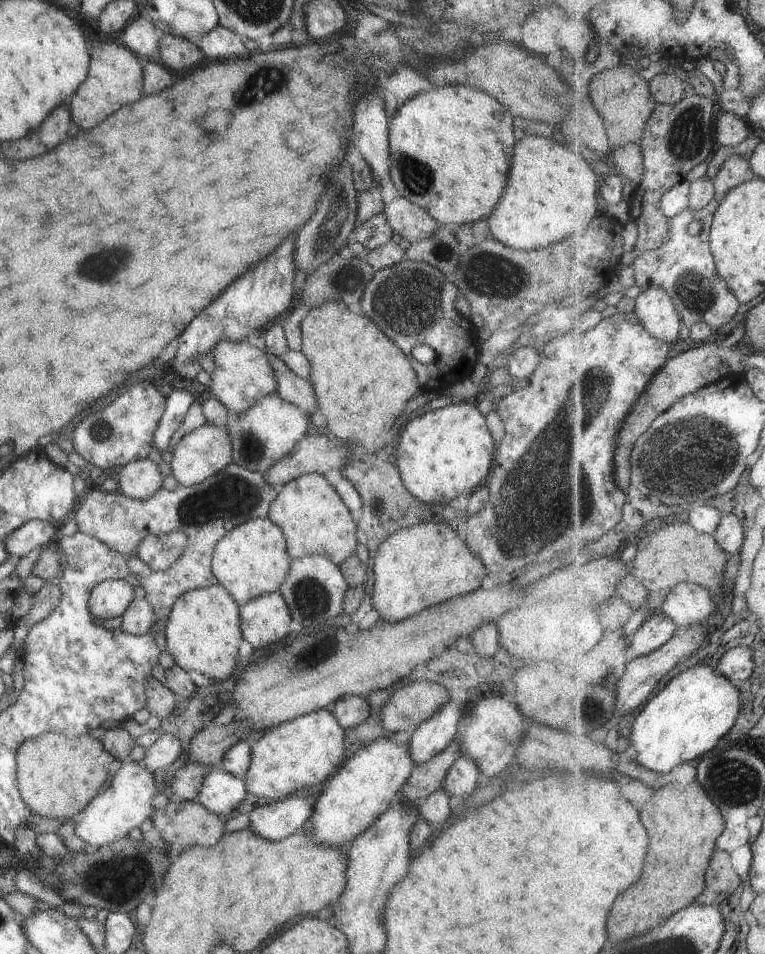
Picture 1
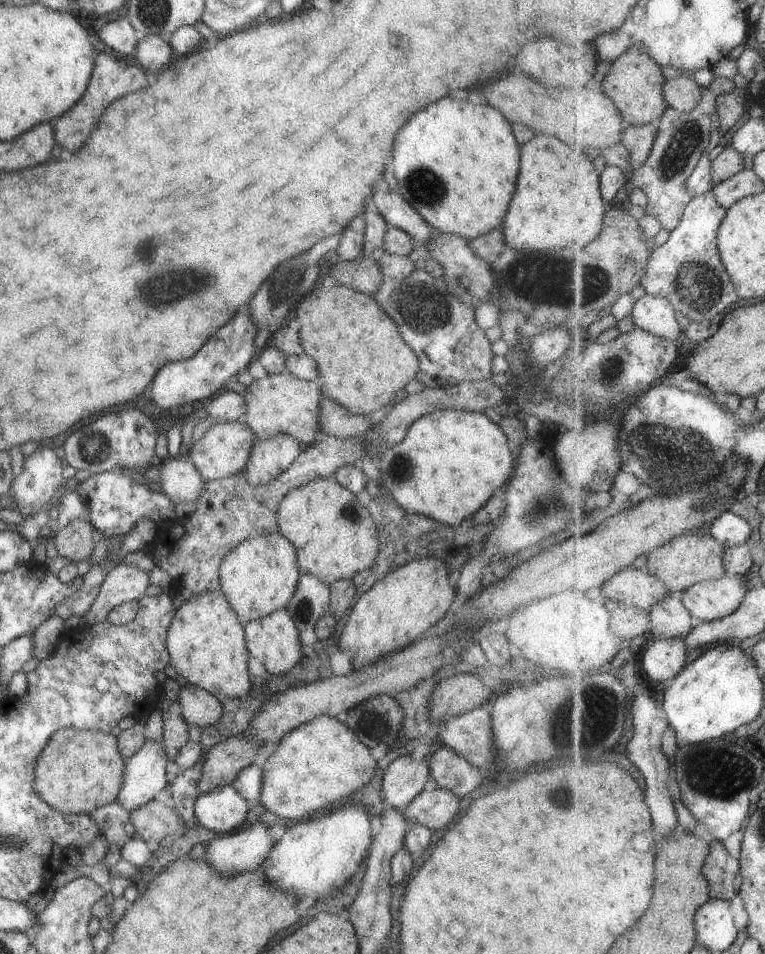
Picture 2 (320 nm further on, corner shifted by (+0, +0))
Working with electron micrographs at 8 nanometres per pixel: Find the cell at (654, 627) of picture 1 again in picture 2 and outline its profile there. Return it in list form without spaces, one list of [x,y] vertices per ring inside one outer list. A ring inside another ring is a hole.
[[[680,638],[647,641],[642,666],[649,678],[666,685],[677,678],[688,665],[685,643]]]

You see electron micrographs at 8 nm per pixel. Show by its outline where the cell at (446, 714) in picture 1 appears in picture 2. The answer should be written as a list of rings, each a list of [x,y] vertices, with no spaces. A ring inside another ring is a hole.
[[[403,754],[385,767],[379,794],[389,808],[402,811],[423,790],[428,776],[426,760],[416,762]]]

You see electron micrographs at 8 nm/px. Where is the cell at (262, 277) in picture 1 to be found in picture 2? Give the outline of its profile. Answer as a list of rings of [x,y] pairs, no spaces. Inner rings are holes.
[[[239,307],[217,332],[211,335],[202,347],[189,358],[164,364],[151,382],[149,398],[160,412],[179,408],[189,402],[205,402],[217,392],[224,390],[225,382],[234,381],[239,369],[247,367],[254,359],[253,339],[257,330],[248,315],[247,307]]]

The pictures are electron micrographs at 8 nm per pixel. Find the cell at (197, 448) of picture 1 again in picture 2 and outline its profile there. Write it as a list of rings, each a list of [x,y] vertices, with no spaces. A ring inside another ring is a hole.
[[[242,420],[214,421],[204,435],[191,444],[185,458],[205,481],[236,475],[246,465],[256,436]]]

